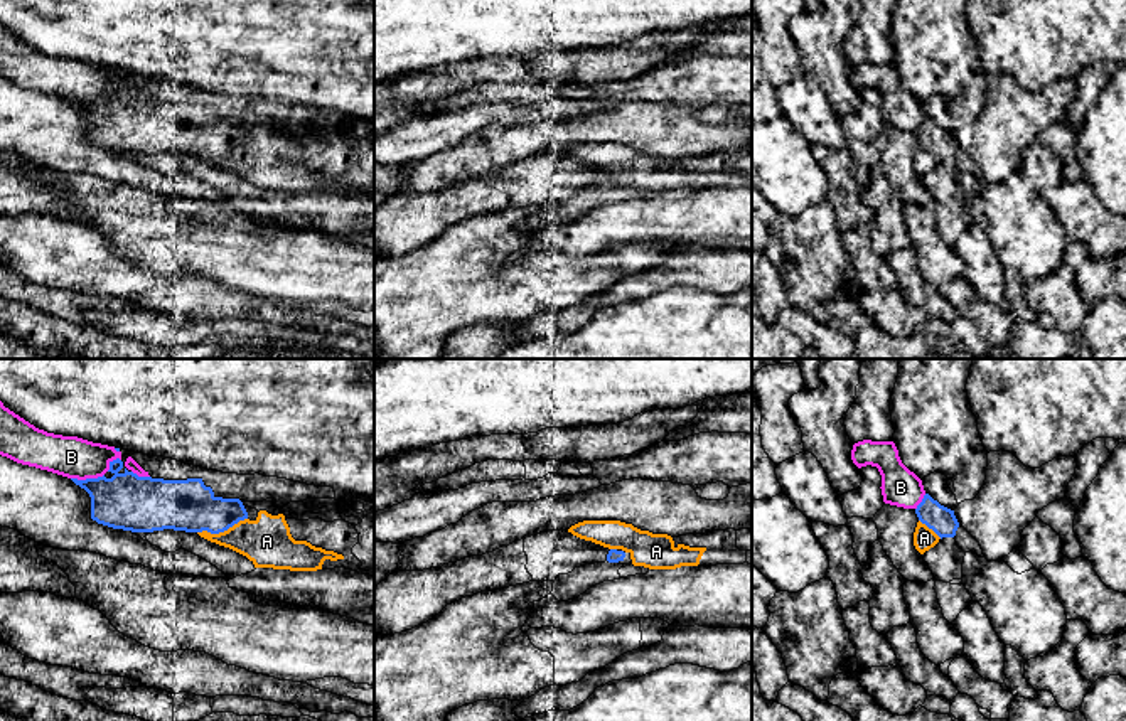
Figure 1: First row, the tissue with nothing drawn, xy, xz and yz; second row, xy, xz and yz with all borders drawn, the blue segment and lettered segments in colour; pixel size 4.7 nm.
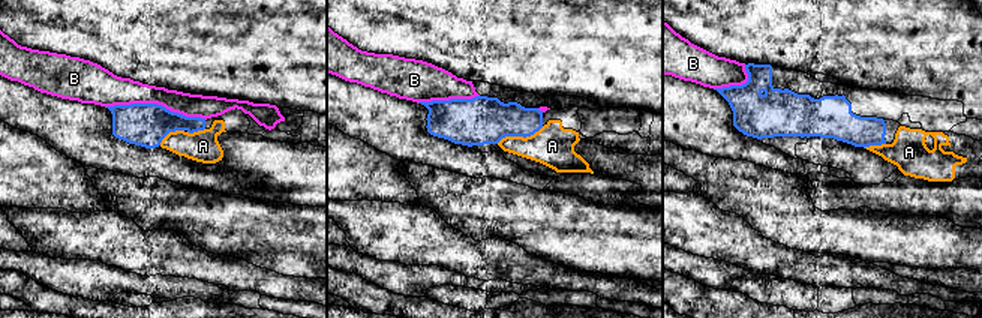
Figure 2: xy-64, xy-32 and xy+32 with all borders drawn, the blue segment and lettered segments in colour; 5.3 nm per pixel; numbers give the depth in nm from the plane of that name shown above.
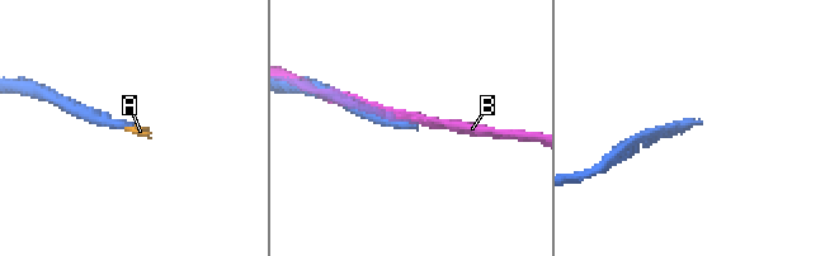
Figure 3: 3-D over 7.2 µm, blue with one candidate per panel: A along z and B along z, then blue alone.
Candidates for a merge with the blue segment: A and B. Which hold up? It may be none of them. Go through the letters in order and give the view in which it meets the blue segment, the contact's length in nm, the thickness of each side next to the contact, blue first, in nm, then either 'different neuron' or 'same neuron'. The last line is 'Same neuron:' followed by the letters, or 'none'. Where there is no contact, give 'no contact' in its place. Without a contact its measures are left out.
A: contact in xy; length 260 nm; calibres 240 and 240 nm; same neuron
B: contact in xy; length 160 nm; calibres 260 and 200 nm; different neuron
Same neuron: A

